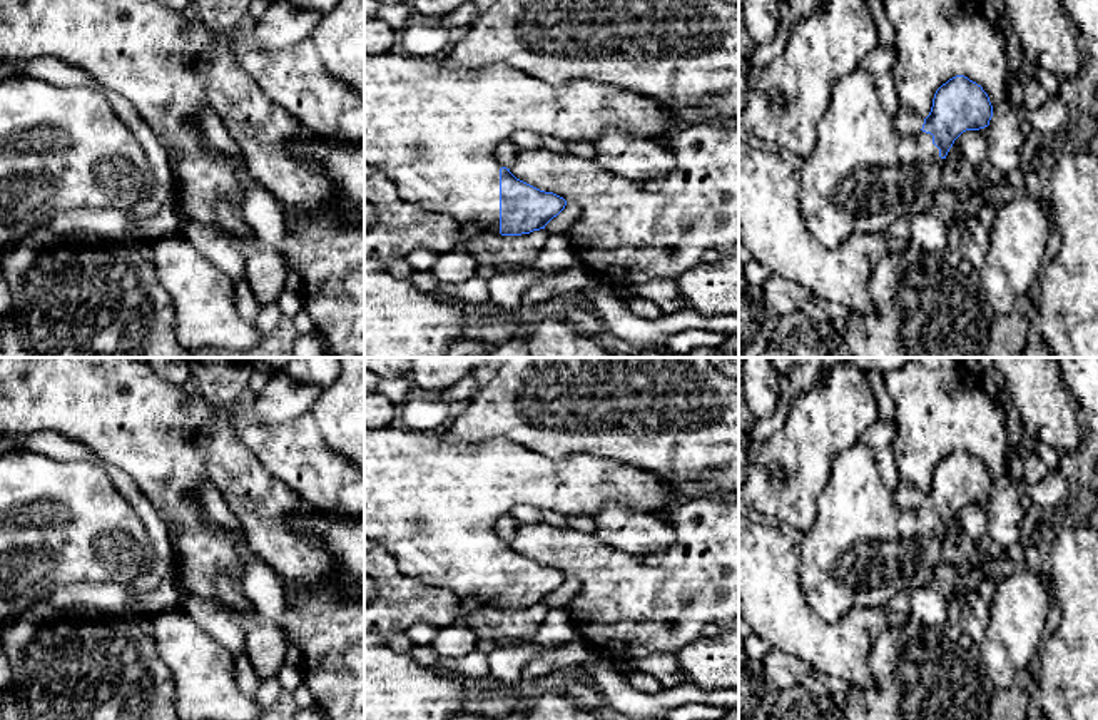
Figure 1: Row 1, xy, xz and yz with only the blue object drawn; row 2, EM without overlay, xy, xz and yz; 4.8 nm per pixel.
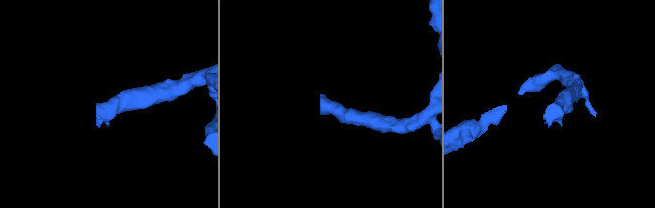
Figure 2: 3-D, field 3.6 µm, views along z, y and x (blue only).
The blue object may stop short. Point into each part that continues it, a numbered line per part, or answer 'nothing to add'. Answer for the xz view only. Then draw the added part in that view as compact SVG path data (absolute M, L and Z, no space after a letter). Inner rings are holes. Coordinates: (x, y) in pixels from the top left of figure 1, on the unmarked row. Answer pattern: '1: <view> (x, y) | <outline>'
1: xz (433, 503) | M398 421L384 428L364 426L364 538L376 541L381 548L391 553L398 560L398 566L403 573L416 578L426 585L446 588L458 595L461 600L468 596L478 598L485 606L500 608L500 543L496 535L496 521L511 511L516 505L533 505L540 510L552 510L567 516L582 515L592 516L605 501L618 501L640 513L662 515L672 503L685 499L668 488L658 476L645 473L642 469L617 463L607 458L595 458L590 454L573 454L567 458L548 458L538 451L531 451L518 443L503 438L491 438L478 443L466 443L460 439L443 438L438 431L418 433L404 428Z

